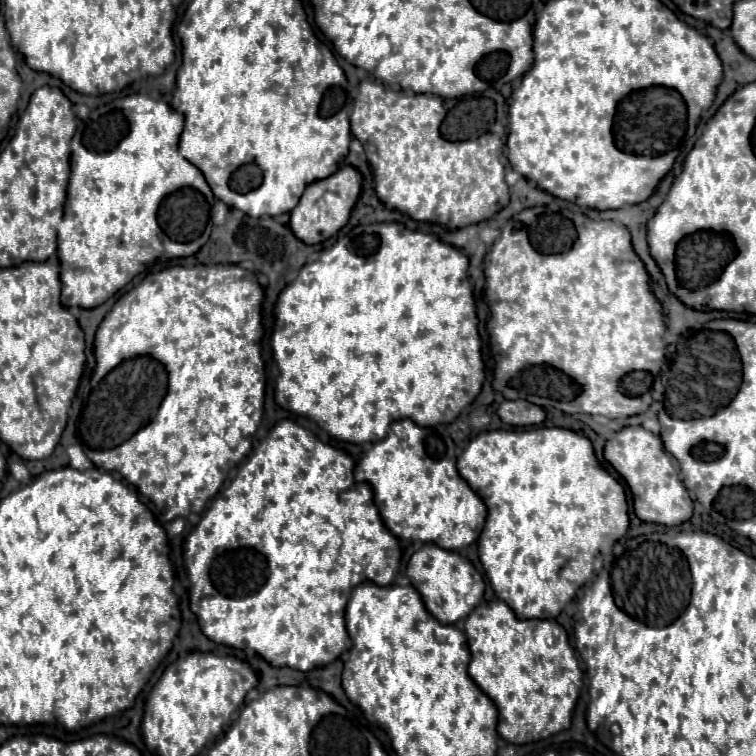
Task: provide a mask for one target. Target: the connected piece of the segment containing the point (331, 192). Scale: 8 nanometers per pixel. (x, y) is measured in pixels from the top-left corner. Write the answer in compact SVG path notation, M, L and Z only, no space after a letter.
M350 165L342 167L338 173L330 175L326 181L316 181L314 185L308 185L300 203L290 213L292 233L306 245L316 245L330 239L348 223L350 211L358 195L360 195L360 173Z

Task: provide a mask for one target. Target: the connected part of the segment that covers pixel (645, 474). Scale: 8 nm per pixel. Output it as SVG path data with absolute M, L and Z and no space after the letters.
M624 427L604 445L604 461L626 481L634 497L634 513L640 521L660 525L680 525L692 517L692 499L682 485L670 457L662 449L662 439L644 427Z

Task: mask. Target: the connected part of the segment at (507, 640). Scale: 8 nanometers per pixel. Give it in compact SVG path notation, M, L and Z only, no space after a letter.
M498 599L498 601L480 603L468 615L464 623L464 633L472 655L468 665L468 675L496 703L498 707L496 729L502 739L514 745L524 745L524 743L546 739L570 727L572 709L582 689L582 669L574 655L574 649L568 645L566 631L556 621L518 619L514 611L504 601Z

